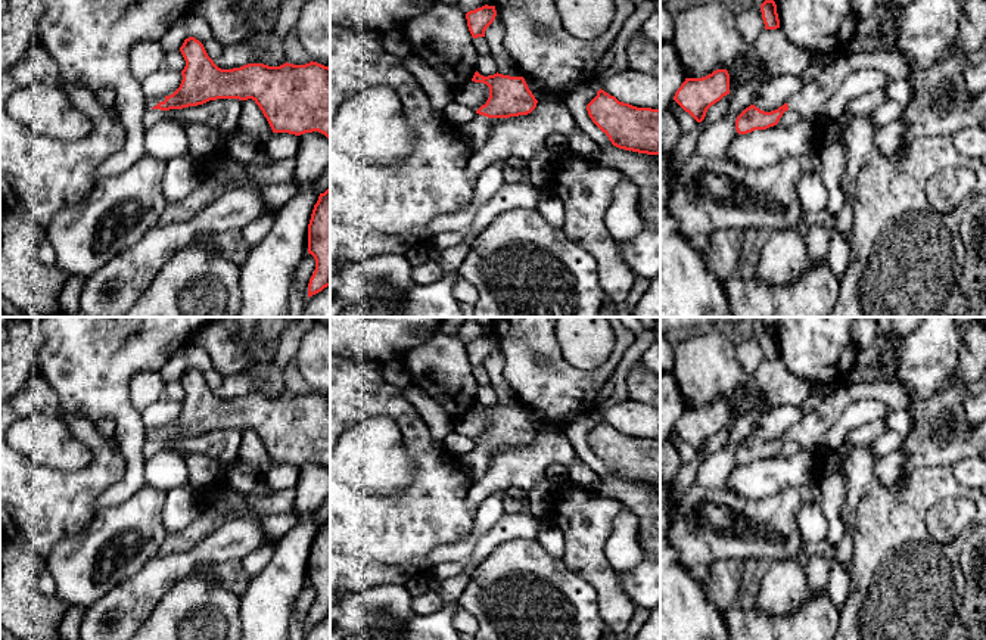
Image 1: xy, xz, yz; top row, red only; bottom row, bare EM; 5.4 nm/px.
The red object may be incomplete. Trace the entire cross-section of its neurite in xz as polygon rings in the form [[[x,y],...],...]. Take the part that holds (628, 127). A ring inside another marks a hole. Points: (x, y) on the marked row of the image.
[[[604,90],[587,105],[592,122],[613,146],[647,155],[660,155],[660,109],[619,102]]]

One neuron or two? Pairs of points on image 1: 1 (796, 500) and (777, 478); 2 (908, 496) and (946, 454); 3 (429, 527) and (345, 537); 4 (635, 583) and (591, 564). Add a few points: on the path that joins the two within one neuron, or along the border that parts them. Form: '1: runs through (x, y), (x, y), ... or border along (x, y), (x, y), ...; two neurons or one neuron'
1: border along (806, 485), (784, 487), (764, 497), (752, 497); two neurons
2: border along (951, 465), (921, 466), (904, 480); two neurons
3: runs through (408, 527), (366, 528); one neuron
4: border along (616, 572), (625, 595), (635, 605); two neurons

